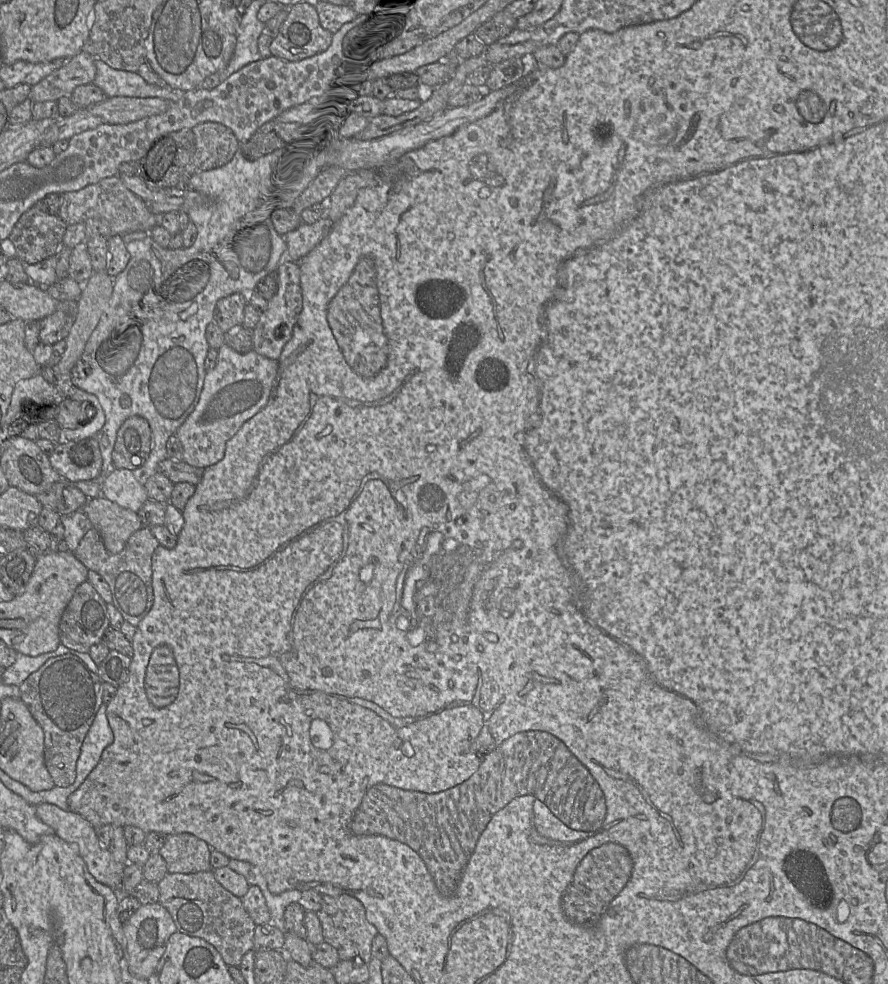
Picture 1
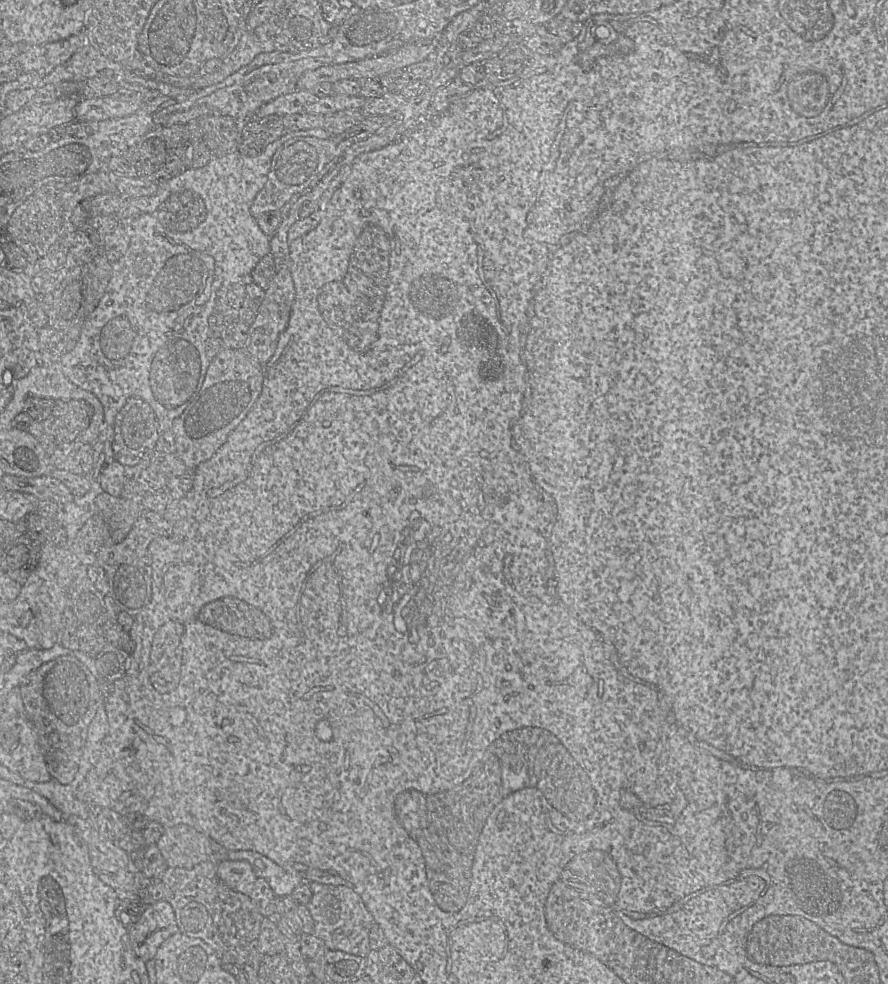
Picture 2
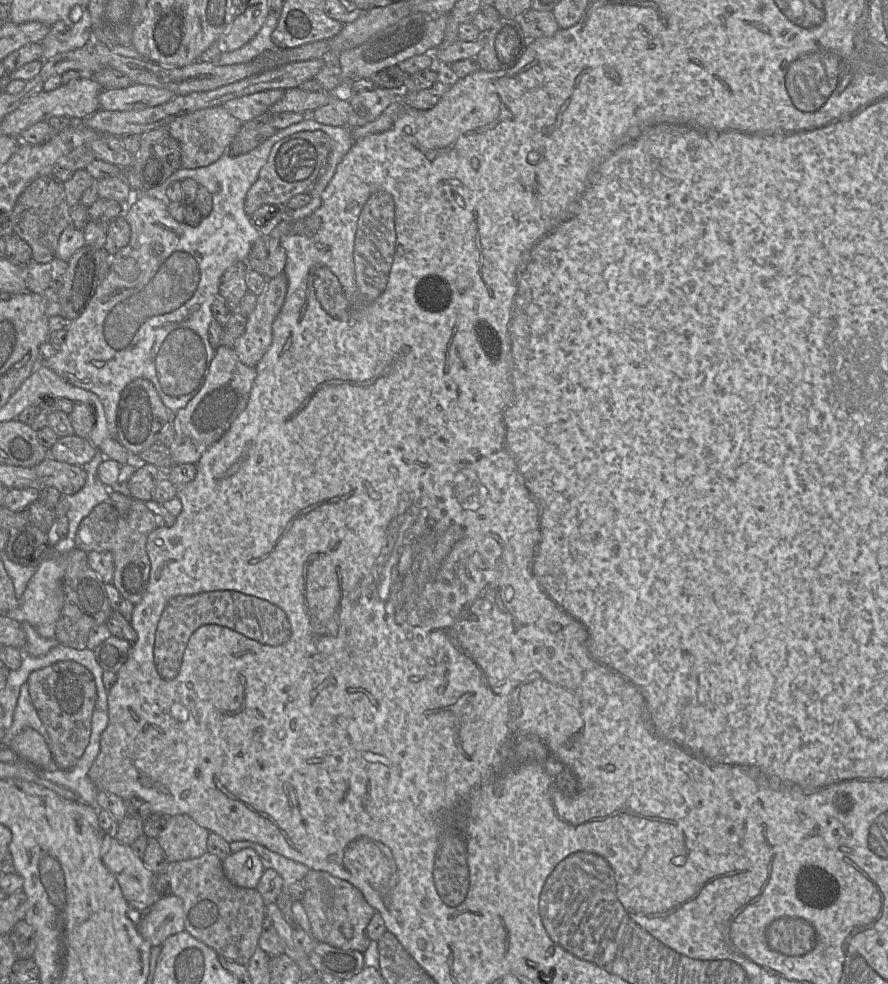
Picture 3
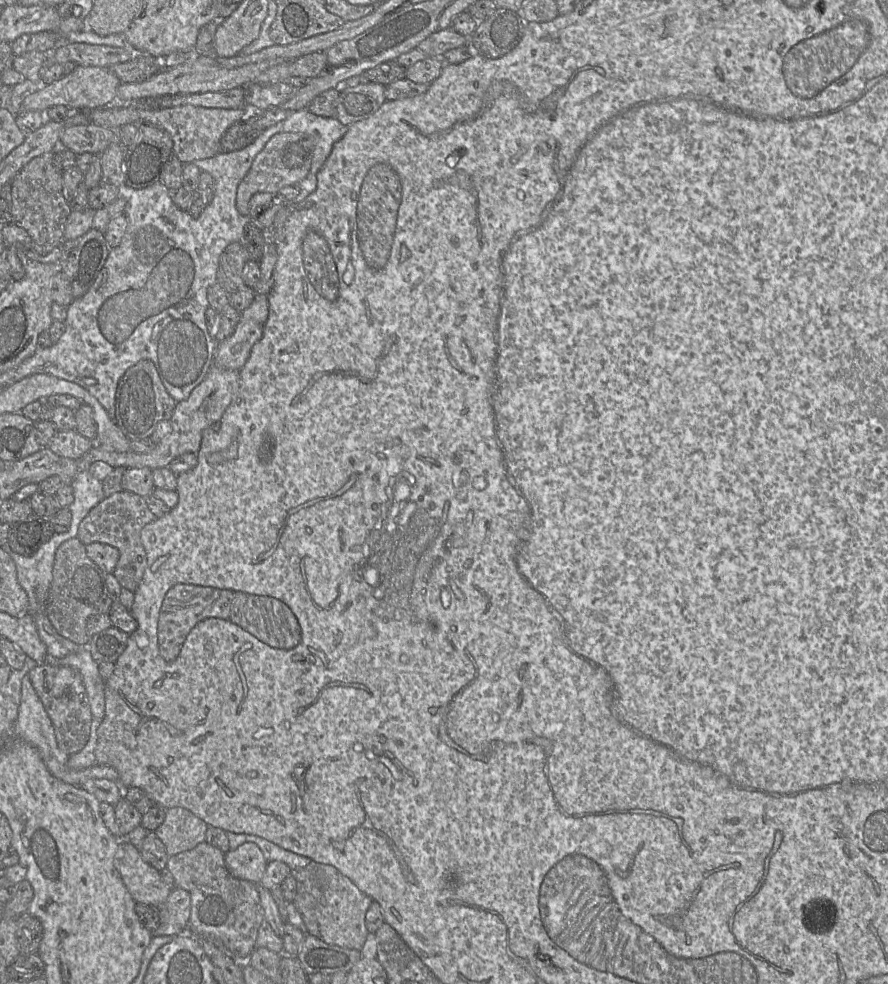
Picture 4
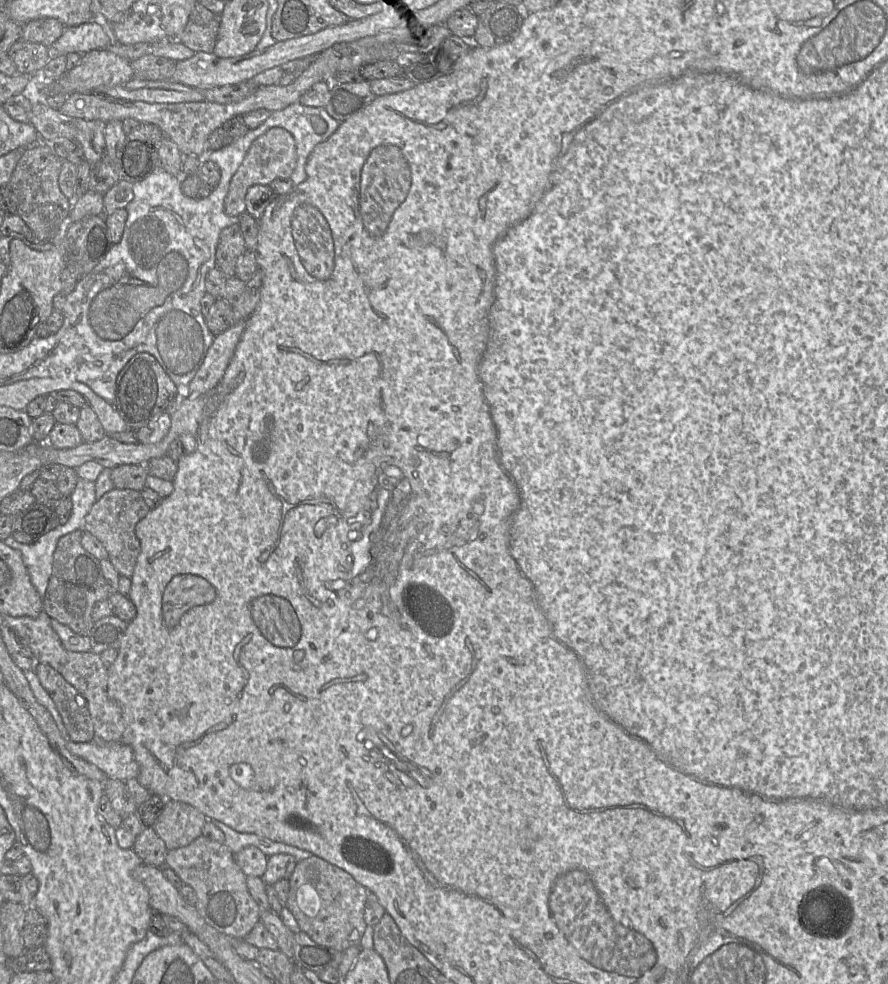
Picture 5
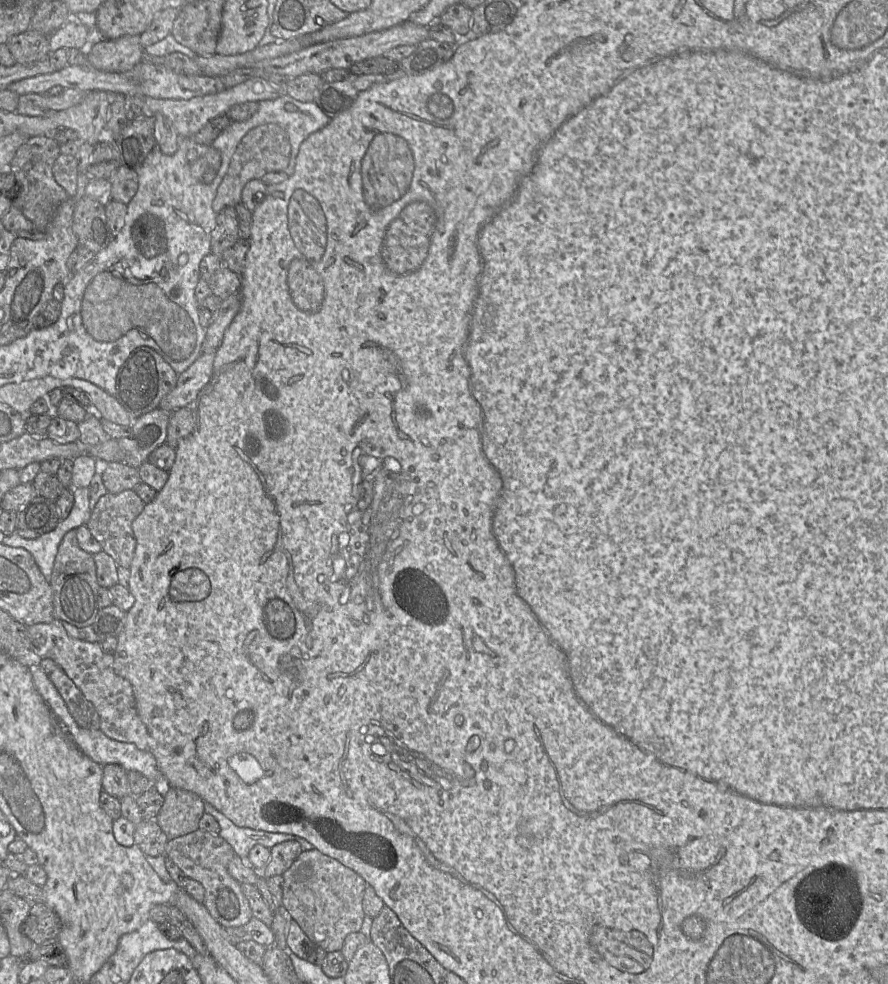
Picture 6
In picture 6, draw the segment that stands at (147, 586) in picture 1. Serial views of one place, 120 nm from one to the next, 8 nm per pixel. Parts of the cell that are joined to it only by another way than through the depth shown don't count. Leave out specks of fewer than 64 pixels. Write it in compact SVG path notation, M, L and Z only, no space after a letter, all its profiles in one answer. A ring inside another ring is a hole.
M131 489L116 494L109 492L104 494L91 510L86 527L99 542L102 550L110 555L118 566L129 568L131 564L136 547L132 522L142 512L145 505L135 491Z

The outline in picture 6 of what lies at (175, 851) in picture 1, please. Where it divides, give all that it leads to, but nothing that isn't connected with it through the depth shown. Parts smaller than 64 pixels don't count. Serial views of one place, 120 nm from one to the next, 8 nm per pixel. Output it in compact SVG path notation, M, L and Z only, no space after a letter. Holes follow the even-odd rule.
M163 788L163 805L156 817L168 841L199 829L204 801L195 793L180 788Z

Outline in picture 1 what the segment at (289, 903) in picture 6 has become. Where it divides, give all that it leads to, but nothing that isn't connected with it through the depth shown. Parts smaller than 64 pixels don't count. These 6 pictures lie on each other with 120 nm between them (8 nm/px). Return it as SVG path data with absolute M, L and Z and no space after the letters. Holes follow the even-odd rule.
M348 894L322 895L322 898L322 907L316 914L321 924L324 942L337 950L340 960L354 960L368 965L372 958L371 944L378 931L367 920L363 904Z

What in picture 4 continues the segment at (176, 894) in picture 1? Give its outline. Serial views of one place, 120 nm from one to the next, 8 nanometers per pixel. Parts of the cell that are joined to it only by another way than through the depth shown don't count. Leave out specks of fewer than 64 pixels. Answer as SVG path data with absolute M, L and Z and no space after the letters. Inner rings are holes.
M206 841L189 851L169 856L166 867L174 877L175 886L190 894L191 911L188 933L202 938L217 938L226 948L226 952L223 953L235 957L238 961L246 961L256 948L258 930L265 920L258 885L232 876L225 864L225 853Z

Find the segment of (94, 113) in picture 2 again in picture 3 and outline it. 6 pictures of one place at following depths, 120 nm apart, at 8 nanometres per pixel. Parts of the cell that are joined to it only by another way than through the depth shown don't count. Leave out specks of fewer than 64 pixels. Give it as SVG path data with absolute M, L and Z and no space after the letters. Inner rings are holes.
M133 83L126 88L103 89L98 95L98 102L102 110L128 111L158 106L175 96L167 89Z

